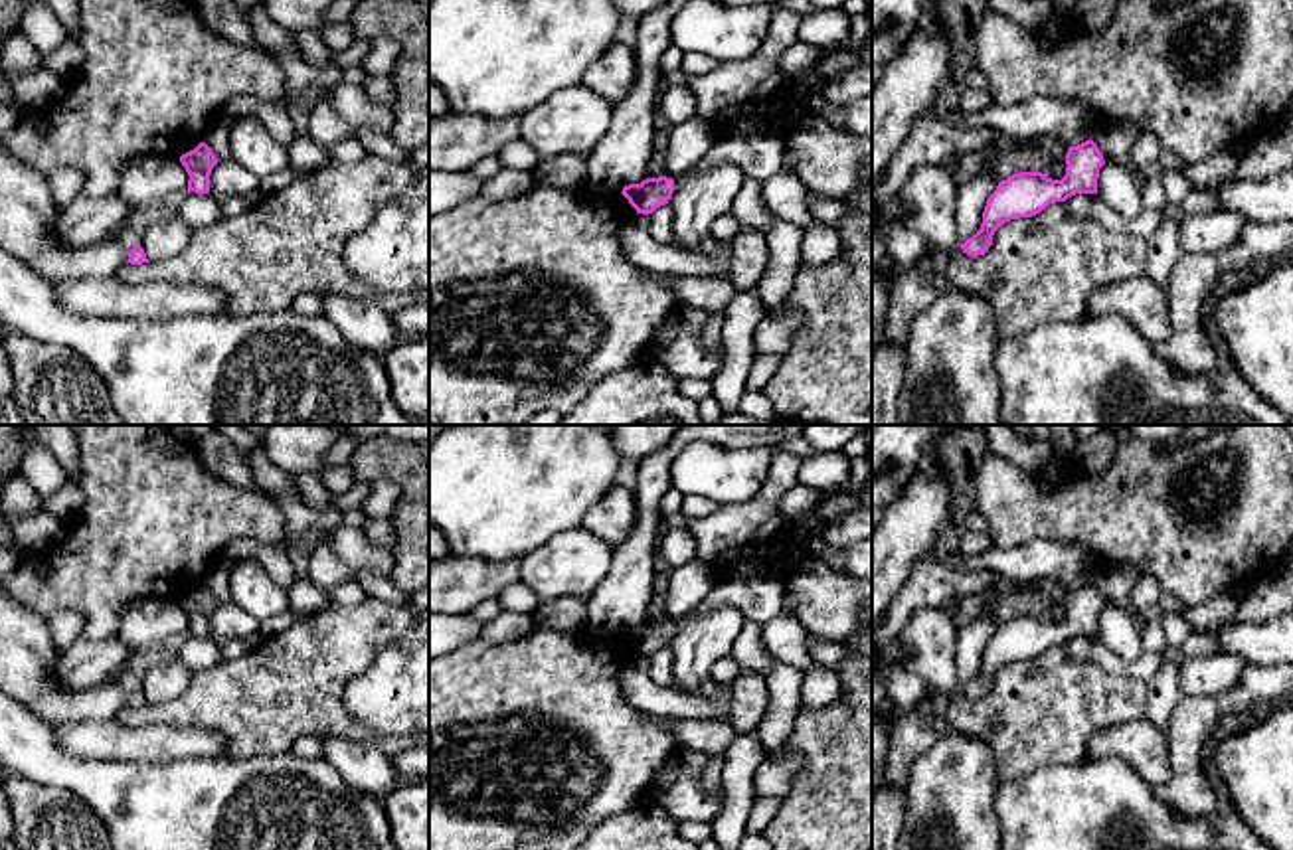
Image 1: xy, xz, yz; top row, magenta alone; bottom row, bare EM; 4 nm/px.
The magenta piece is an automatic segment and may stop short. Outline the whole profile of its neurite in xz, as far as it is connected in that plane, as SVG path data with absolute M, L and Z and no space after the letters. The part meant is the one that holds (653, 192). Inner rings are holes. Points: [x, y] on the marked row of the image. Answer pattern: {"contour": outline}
{"contour": "M660 176L660 178L646 178L641 184L629 184L623 188L623 196L629 204L637 210L637 213L652 213L656 208L668 204L674 192L674 180Z"}

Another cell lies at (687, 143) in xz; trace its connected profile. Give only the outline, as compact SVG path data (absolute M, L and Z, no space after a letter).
M696 115L672 127L664 150L664 176L674 178L696 166L714 142L716 130L712 119Z

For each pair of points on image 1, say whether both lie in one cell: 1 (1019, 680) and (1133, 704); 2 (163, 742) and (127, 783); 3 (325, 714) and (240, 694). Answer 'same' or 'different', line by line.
1: same
2: different
3: same

